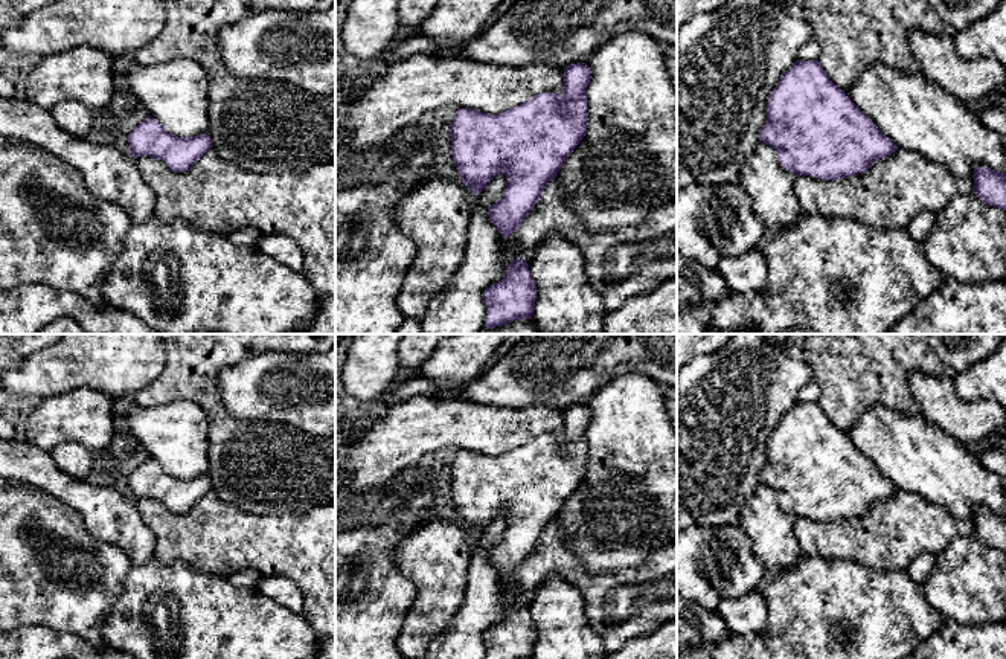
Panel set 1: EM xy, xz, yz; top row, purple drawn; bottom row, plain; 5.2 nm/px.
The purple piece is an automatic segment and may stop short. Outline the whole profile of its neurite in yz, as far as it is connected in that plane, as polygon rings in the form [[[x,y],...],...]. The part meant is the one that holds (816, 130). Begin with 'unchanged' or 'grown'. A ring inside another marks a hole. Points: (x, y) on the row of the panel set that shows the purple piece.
unchanged | [[[819,59],[796,61],[780,78],[767,102],[759,142],[773,146],[780,166],[796,175],[840,180],[866,172],[898,146],[837,87]]]

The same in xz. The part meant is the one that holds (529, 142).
unchanged | [[[585,63],[564,67],[562,93],[552,92],[537,95],[506,111],[489,114],[473,108],[457,108],[450,124],[451,156],[460,182],[468,186],[476,197],[500,172],[506,175],[506,188],[500,200],[488,207],[488,217],[503,238],[512,236],[523,220],[530,214],[540,200],[544,186],[556,177],[565,159],[573,153],[585,136],[587,130],[587,98],[585,88],[590,82],[591,70]]]

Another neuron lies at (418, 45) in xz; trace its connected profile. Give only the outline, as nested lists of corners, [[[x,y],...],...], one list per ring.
[[[418,34],[416,37],[396,44],[392,52],[384,52],[378,56],[378,59],[381,66],[386,67],[398,59],[405,59],[422,53],[431,55],[433,44],[427,37]]]

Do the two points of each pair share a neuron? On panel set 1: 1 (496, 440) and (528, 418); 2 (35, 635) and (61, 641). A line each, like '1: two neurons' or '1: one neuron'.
1: one neuron
2: one neuron

